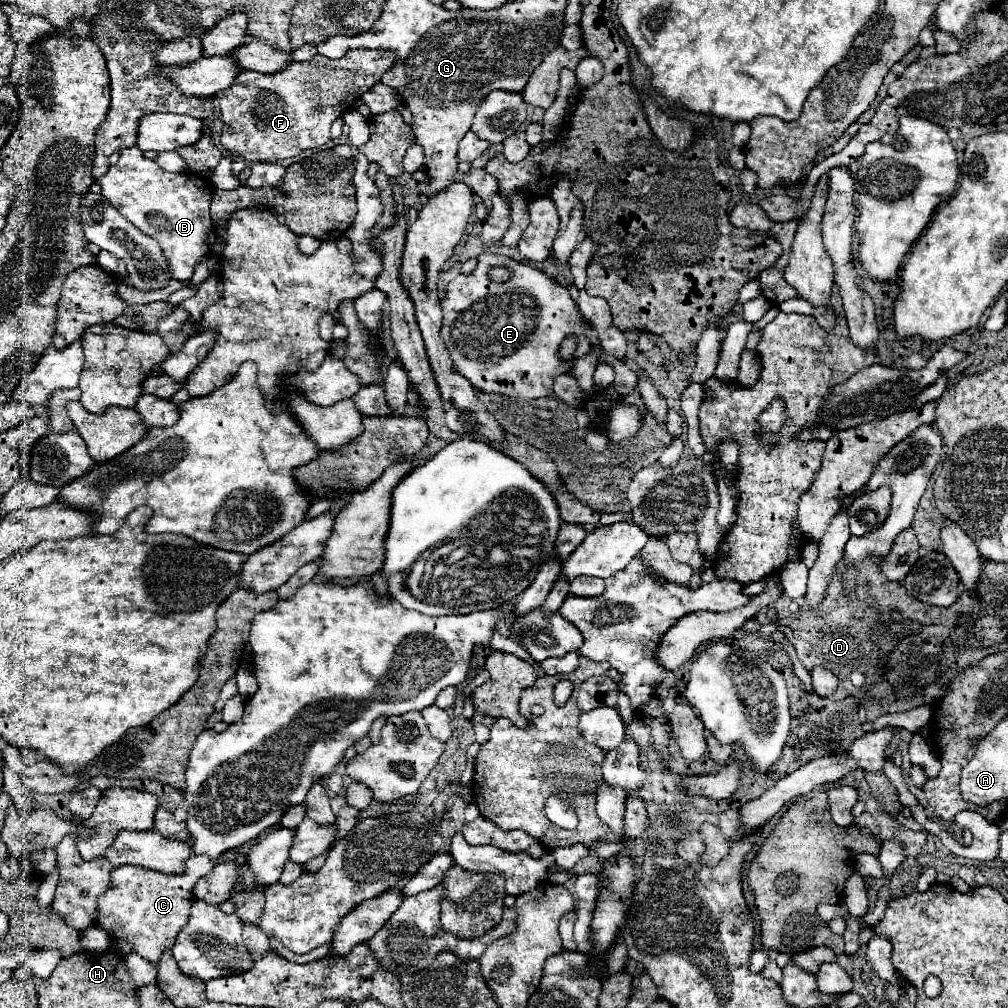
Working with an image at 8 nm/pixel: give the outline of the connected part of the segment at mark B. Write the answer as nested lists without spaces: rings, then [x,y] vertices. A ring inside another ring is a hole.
[[[140,147],[118,151],[118,161],[98,177],[102,195],[140,231],[154,237],[170,265],[170,273],[178,281],[190,281],[194,267],[210,253],[216,241],[214,223],[210,217],[212,185],[200,173],[168,173],[156,161],[146,159]]]

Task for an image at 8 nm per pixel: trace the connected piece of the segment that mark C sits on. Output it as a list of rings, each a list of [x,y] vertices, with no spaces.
[[[192,855],[186,861],[184,875],[164,875],[152,873],[150,869],[140,869],[136,865],[122,865],[112,871],[112,885],[100,897],[100,911],[96,925],[104,929],[114,939],[128,941],[134,951],[150,963],[158,963],[164,949],[170,949],[176,935],[186,925],[190,917],[190,907],[194,901],[192,889],[196,881],[212,871],[214,863],[204,855]]]

